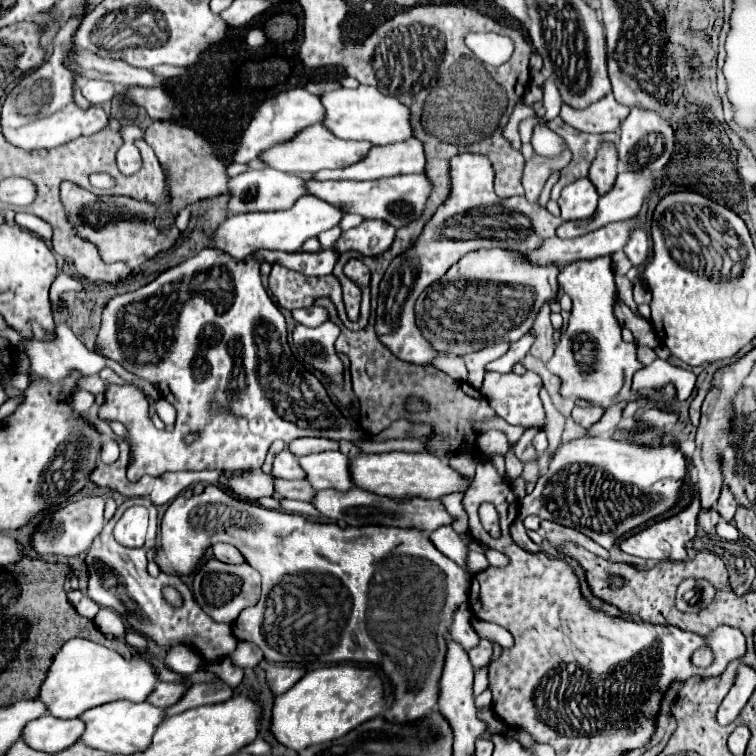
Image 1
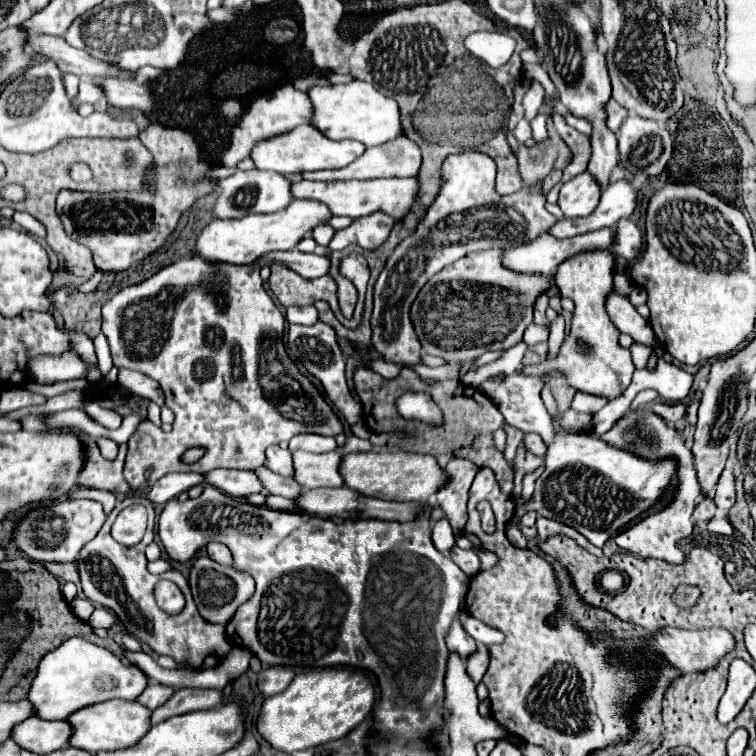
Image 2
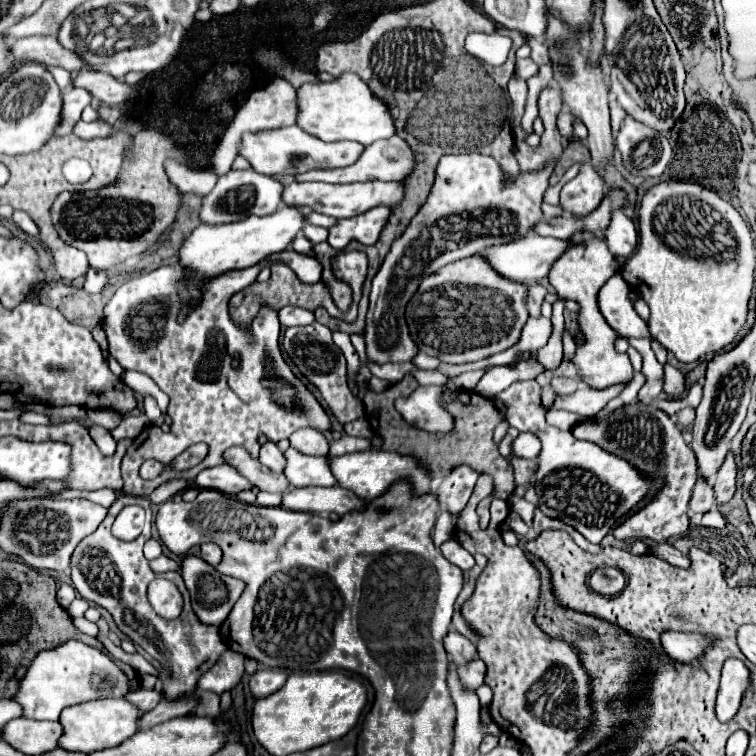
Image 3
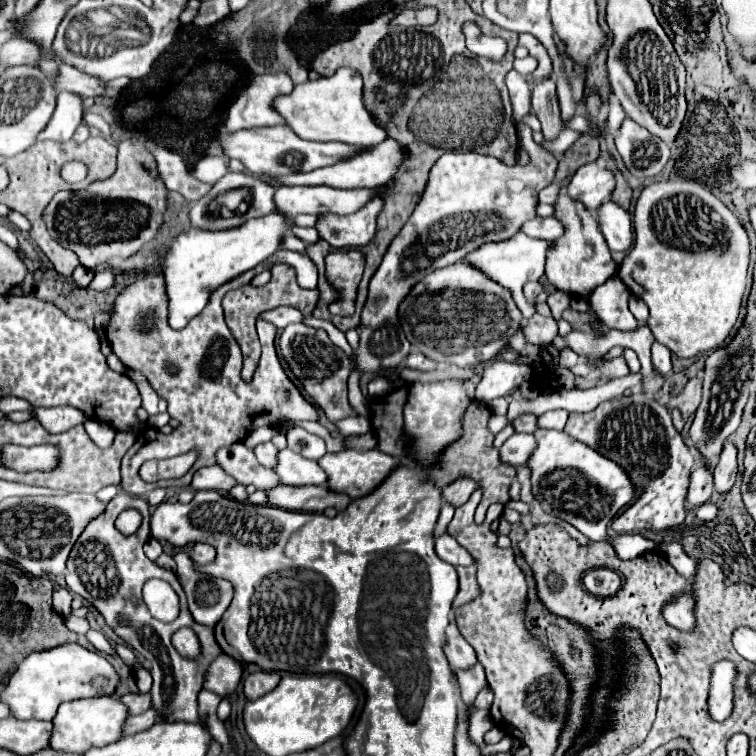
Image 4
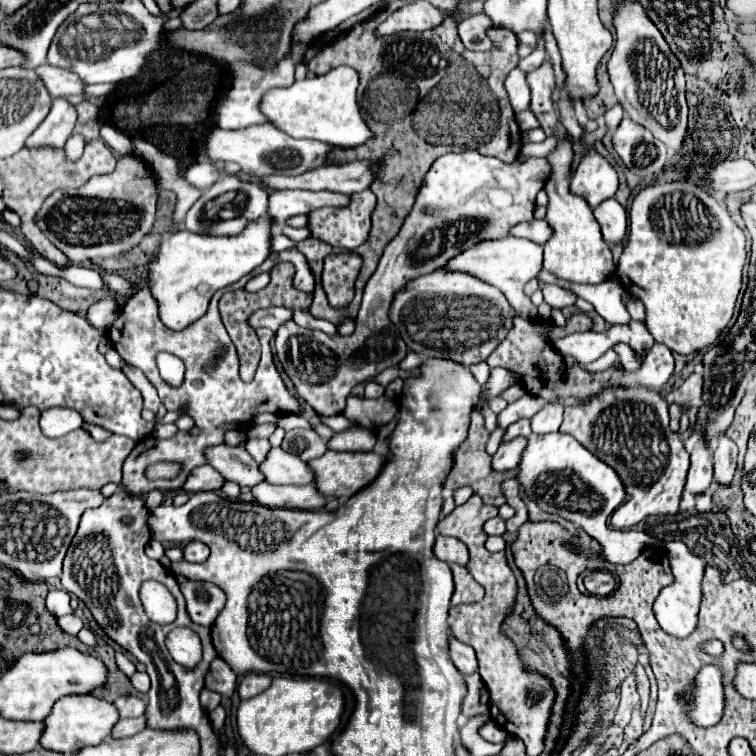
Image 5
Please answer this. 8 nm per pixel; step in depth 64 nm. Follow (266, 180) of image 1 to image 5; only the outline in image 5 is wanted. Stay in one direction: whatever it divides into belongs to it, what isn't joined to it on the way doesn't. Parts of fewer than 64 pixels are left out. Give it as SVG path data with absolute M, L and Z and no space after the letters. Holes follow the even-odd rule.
M224 174L216 184L202 192L202 196L194 202L194 206L186 214L186 230L194 234L208 236L238 236L248 222L258 220L266 214L268 208L268 192L258 182L242 182L238 176Z

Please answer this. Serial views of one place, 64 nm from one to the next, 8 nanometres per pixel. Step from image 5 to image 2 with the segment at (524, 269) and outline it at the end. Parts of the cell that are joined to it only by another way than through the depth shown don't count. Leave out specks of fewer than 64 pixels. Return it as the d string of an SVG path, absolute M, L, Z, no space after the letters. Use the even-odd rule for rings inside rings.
M604 228L600 232L588 232L588 234L582 234L582 236L574 236L574 238L566 238L566 240L558 240L550 234L540 234L536 240L532 242L526 242L526 244L520 244L516 248L510 248L510 250L504 250L502 252L502 264L512 270L512 272L520 272L520 274L550 274L558 268L558 264L562 260L566 260L568 256L574 256L578 252L584 252L584 250L608 250L612 246L612 230Z

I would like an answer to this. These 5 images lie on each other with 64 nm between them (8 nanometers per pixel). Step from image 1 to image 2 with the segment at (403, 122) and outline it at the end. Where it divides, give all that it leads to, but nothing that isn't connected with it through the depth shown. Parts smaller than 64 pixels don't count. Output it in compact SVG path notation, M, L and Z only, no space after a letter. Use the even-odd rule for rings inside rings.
M352 80L346 84L312 86L308 90L312 102L310 126L318 128L330 140L358 140L364 146L376 146L400 136L400 110L392 98L376 92L372 84Z

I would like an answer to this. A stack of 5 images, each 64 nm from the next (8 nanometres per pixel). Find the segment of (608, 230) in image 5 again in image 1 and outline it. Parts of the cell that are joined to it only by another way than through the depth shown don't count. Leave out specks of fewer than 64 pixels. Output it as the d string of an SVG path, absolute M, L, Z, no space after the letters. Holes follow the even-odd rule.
M634 228L630 232L630 238L628 238L628 242L624 244L622 250L624 250L624 254L628 256L628 260L634 266L642 266L646 262L646 258L648 258L648 248L650 248L650 244L648 244L646 232L640 230L640 228Z

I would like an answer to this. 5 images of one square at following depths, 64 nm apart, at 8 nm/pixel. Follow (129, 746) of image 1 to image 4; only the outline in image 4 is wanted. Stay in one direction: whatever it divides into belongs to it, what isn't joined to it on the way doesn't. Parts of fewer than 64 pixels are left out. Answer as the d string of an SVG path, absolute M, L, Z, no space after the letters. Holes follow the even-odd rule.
M108 696L62 702L56 716L52 718L50 748L82 754L92 746L98 748L98 746L106 746L110 742L116 742L120 738L122 724L124 724L126 716L128 716L128 712L124 710L124 704L120 704L120 700L108 698Z

